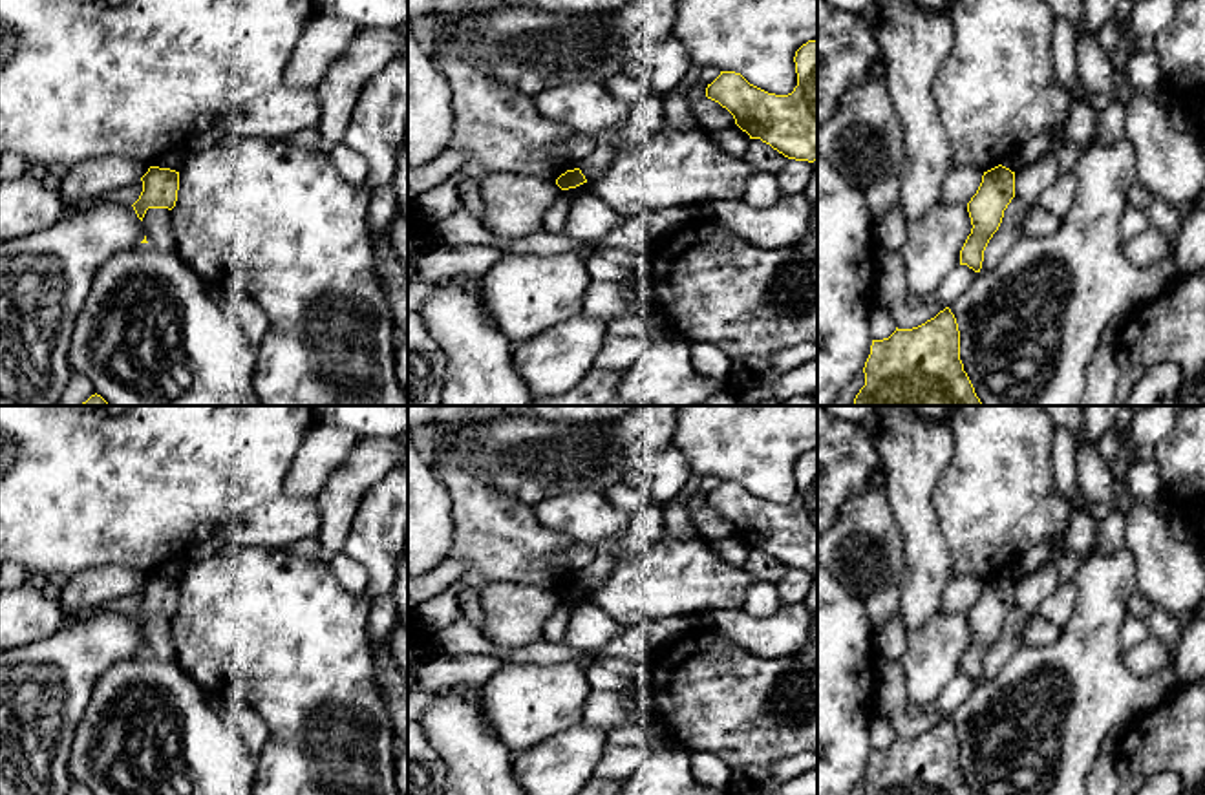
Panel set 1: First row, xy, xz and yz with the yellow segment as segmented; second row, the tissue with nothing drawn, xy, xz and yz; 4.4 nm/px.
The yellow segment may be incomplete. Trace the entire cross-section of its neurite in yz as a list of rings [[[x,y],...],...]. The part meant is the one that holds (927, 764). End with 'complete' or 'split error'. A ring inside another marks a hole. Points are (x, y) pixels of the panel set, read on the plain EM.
[[[949,716],[912,738],[872,749],[865,795],[973,795],[960,769],[960,740]]] | complete

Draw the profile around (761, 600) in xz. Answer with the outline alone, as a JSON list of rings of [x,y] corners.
[[[753,579],[746,590],[742,610],[755,618],[770,618],[781,609],[777,588],[770,581]]]

